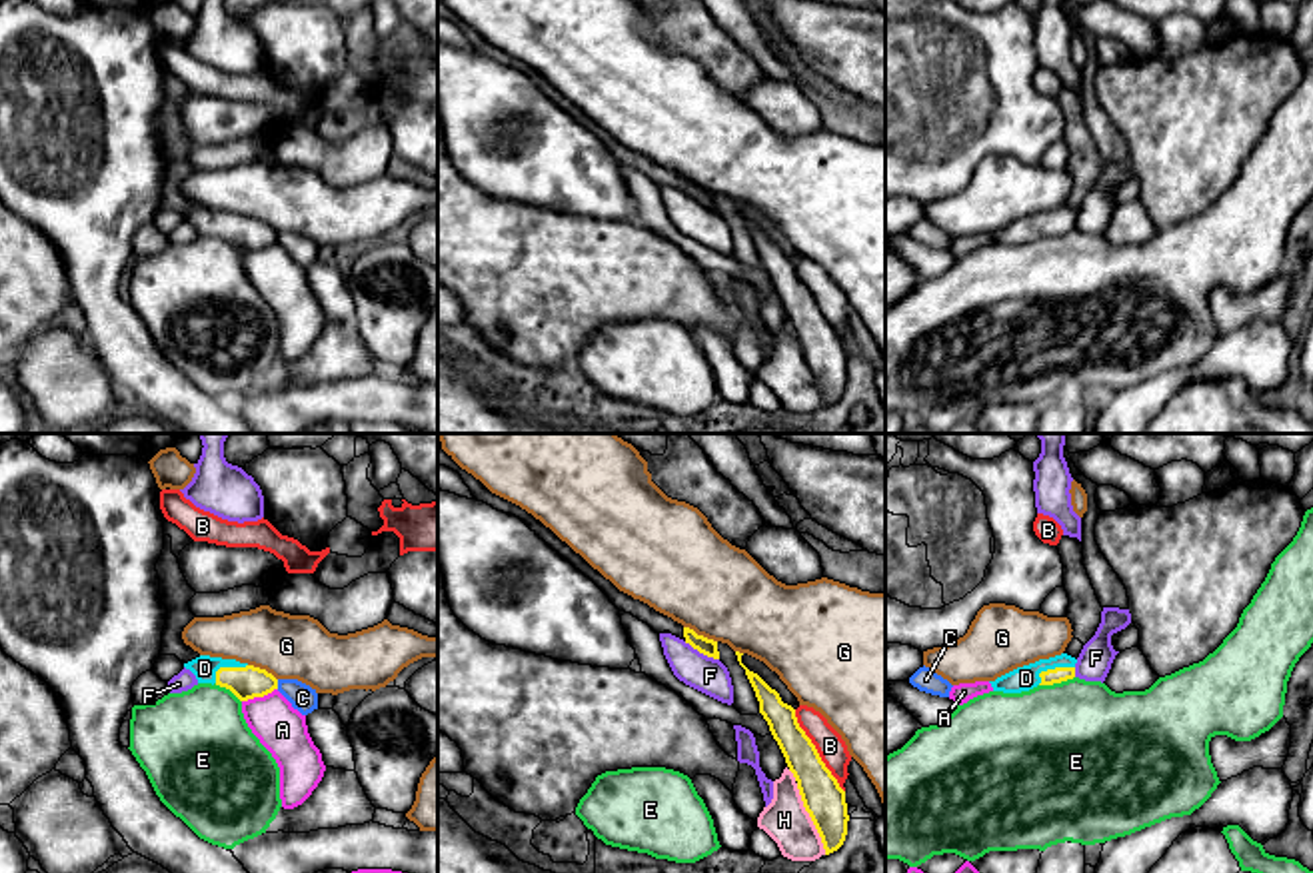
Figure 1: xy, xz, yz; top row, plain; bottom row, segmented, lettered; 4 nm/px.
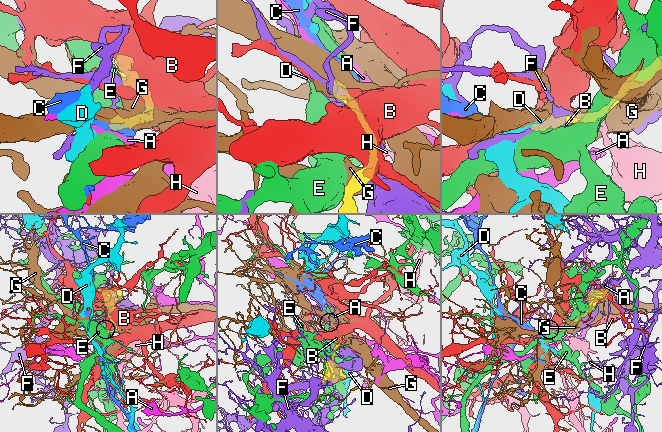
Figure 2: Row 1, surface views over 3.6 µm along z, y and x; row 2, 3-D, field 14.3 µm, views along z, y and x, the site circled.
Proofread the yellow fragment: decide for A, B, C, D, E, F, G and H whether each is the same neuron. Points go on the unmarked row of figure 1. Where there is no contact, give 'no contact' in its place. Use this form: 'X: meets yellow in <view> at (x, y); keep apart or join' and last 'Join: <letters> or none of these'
A: meets yellow in xy at (258, 248); keep apart
B: meets yellow in xz at (816, 304); keep apart
C: meets yellow in xy at (276, 236); keep apart
D: meets yellow in yz at (1052, 222); join
E: meets yellow in yz at (1056, 234); keep apart
F: meets yellow in xz at (702, 204); keep apart
G: meets yellow in xz at (700, 188); keep apart
H: meets yellow in xz at (812, 372); keep apart
Join: D

